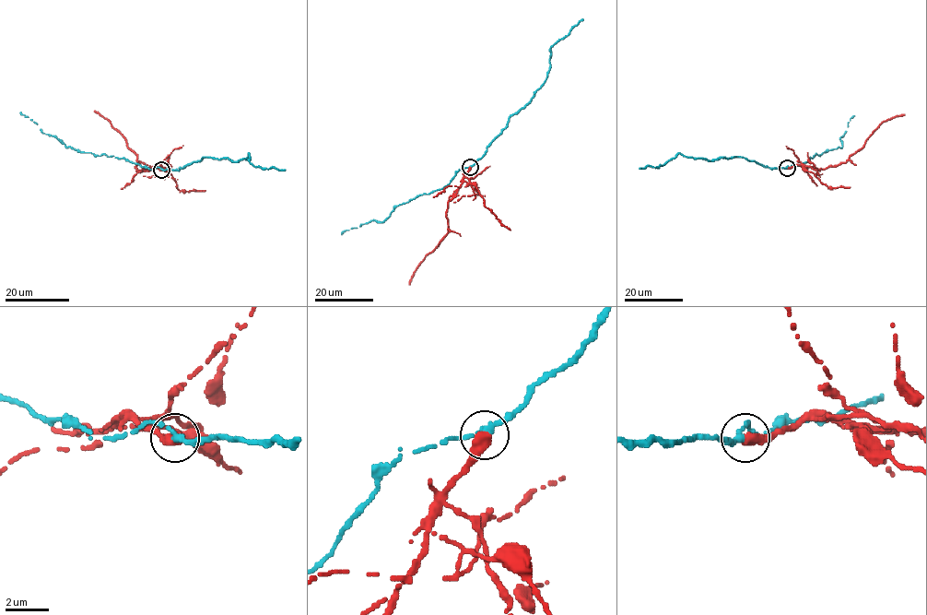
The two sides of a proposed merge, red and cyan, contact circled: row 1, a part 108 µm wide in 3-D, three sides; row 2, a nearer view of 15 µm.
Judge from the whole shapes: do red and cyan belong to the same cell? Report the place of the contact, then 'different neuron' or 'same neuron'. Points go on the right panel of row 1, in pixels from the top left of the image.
(787, 168) | different neuron

